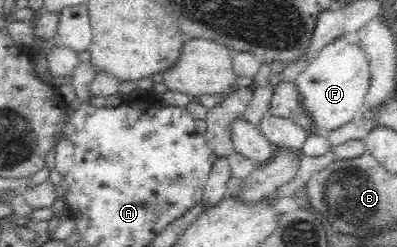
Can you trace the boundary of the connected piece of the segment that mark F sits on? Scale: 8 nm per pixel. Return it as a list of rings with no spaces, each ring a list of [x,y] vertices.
[[[336,37],[319,51],[307,67],[297,77],[297,92],[301,104],[313,120],[313,126],[321,134],[330,133],[360,114],[365,103],[365,95],[369,91],[369,60],[365,56],[365,48],[354,40],[354,37]]]

